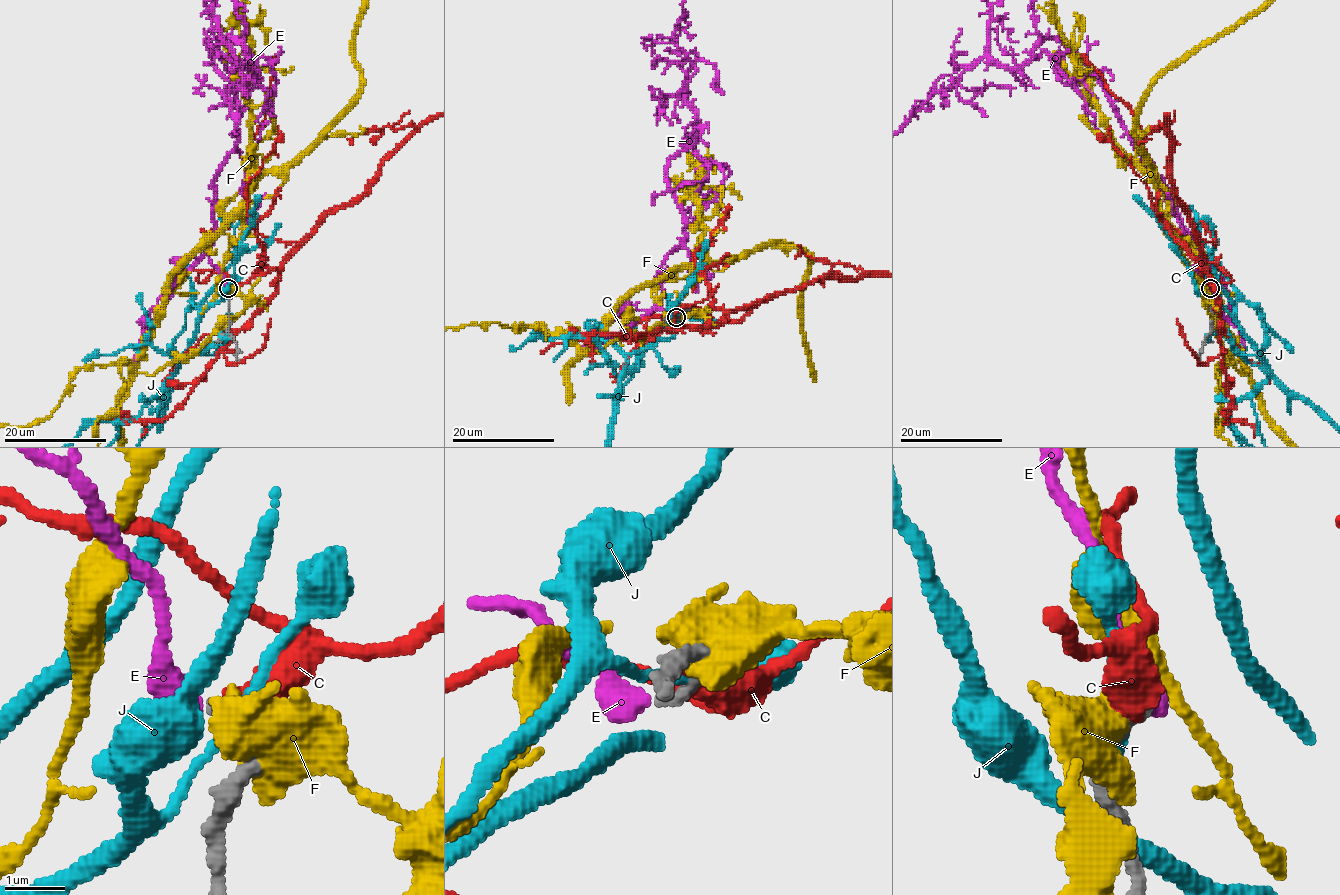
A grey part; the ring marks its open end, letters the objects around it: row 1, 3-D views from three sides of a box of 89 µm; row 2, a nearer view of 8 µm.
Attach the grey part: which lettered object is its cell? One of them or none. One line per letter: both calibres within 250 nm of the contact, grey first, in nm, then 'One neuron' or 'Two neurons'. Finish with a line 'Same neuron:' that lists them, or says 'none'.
C: Thickness 280 nm (grey) against 480 nm. Two neurons
E: Thickness 200 nm (grey) against 480 nm. One neuron
F: Thickness 320 nm (grey) against 1100 nm. Two neurons
J: Thickness 300 nm (grey) against 150 nm. Two neurons
Same neuron: E

